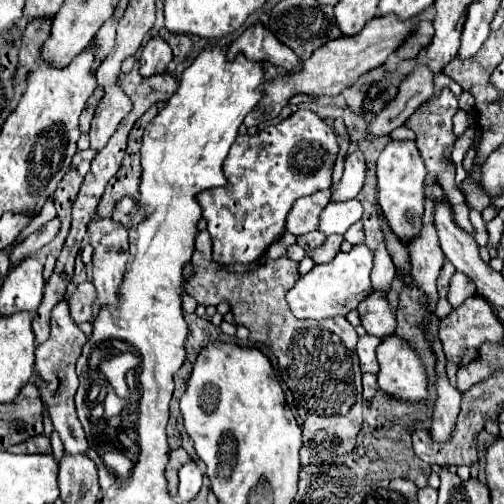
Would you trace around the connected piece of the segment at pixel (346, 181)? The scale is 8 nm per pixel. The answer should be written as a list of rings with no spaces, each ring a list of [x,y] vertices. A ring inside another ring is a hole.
[[[360,150],[354,152],[354,154],[348,154],[340,186],[332,188],[332,200],[342,202],[342,200],[354,199],[354,196],[362,190],[364,170],[366,170],[364,154]]]

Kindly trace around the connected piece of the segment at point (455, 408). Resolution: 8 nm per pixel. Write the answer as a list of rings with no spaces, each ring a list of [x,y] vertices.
[[[438,340],[432,342],[432,350],[436,352],[436,358],[438,358],[438,382],[436,382],[438,400],[436,400],[436,410],[434,410],[434,418],[430,424],[430,432],[432,432],[432,440],[442,444],[444,440],[448,440],[448,436],[452,436],[456,428],[456,416],[460,414],[462,394],[448,382],[448,376],[444,372],[446,358],[442,352],[442,344]]]

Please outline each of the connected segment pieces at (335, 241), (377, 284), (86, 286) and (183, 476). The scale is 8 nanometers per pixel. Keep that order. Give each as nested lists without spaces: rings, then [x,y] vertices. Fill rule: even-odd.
[[[330,235],[326,238],[324,246],[312,250],[310,256],[314,258],[316,264],[320,264],[320,262],[330,262],[330,260],[338,254],[338,250],[340,250],[340,245],[343,240],[343,235]]]
[[[380,244],[376,248],[376,258],[374,258],[374,270],[372,270],[372,286],[378,290],[378,288],[388,288],[388,284],[392,282],[394,274],[396,274],[396,268],[390,260],[390,254],[386,250],[384,244]]]
[[[82,282],[76,286],[76,292],[68,296],[68,306],[70,306],[70,316],[76,324],[88,322],[92,318],[94,310],[94,298],[96,290],[92,282]]]
[[[188,460],[186,464],[182,464],[180,470],[178,470],[178,480],[180,480],[180,484],[178,484],[178,496],[184,502],[192,500],[198,494],[198,490],[202,488],[202,472],[200,472],[198,464],[192,462],[192,460]]]

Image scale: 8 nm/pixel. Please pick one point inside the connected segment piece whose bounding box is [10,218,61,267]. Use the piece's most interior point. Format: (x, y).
(40, 238)

